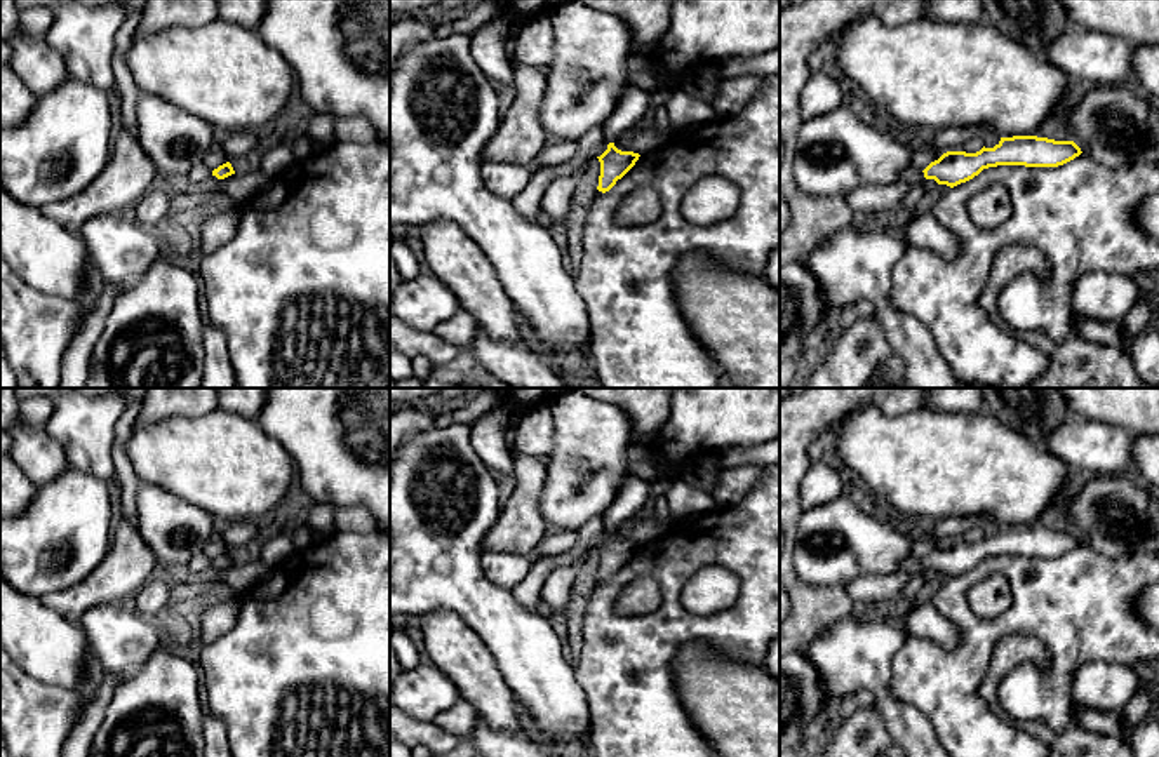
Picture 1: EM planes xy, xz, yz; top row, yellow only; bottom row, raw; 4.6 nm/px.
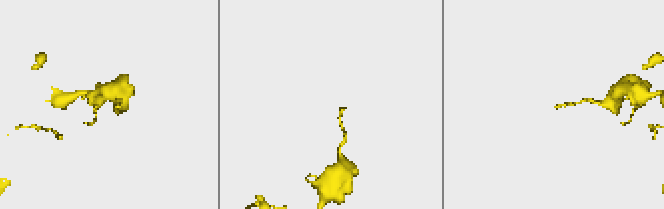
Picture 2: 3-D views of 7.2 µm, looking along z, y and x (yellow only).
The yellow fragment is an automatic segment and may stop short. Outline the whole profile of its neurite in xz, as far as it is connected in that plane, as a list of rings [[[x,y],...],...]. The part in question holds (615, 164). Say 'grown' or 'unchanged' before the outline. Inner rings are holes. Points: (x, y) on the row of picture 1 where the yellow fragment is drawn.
grown; [[[632,85],[623,89],[604,127],[607,150],[597,157],[600,162],[599,191],[609,191],[639,160],[639,153],[621,151],[614,144],[644,122],[649,103],[651,92]]]

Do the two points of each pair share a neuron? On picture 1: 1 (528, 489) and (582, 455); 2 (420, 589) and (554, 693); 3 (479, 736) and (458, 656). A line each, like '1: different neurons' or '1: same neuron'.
1: different neurons
2: same neuron
3: different neurons

